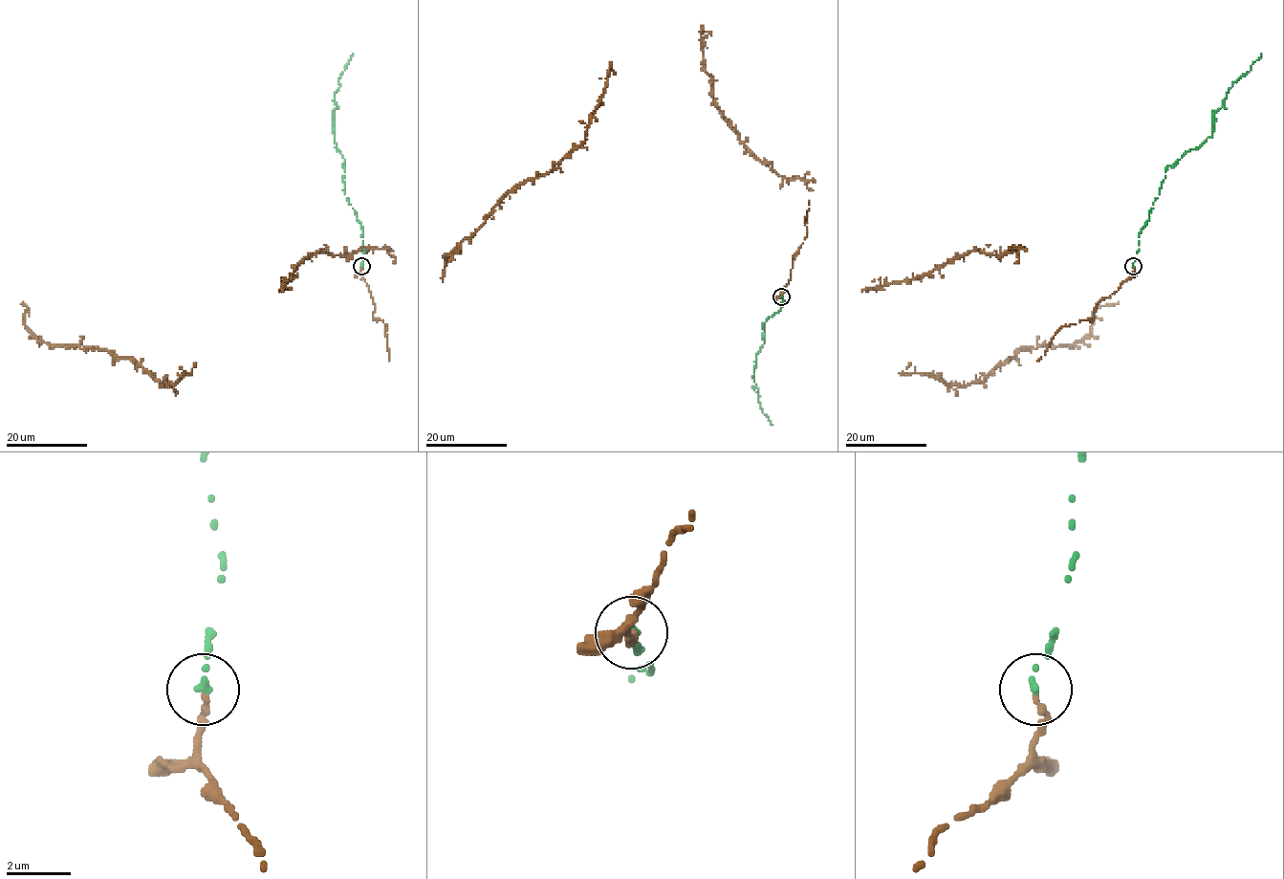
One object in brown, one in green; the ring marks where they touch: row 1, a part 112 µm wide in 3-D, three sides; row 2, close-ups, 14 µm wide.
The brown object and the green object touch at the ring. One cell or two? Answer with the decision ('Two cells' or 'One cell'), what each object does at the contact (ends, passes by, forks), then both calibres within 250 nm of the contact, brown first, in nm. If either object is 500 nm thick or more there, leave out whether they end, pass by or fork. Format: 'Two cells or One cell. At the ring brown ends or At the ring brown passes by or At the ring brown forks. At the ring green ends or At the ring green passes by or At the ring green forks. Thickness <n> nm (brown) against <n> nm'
One cell. At the ring brown ends. At the ring green ends. Thickness 200 nm (brown) against 200 nm

